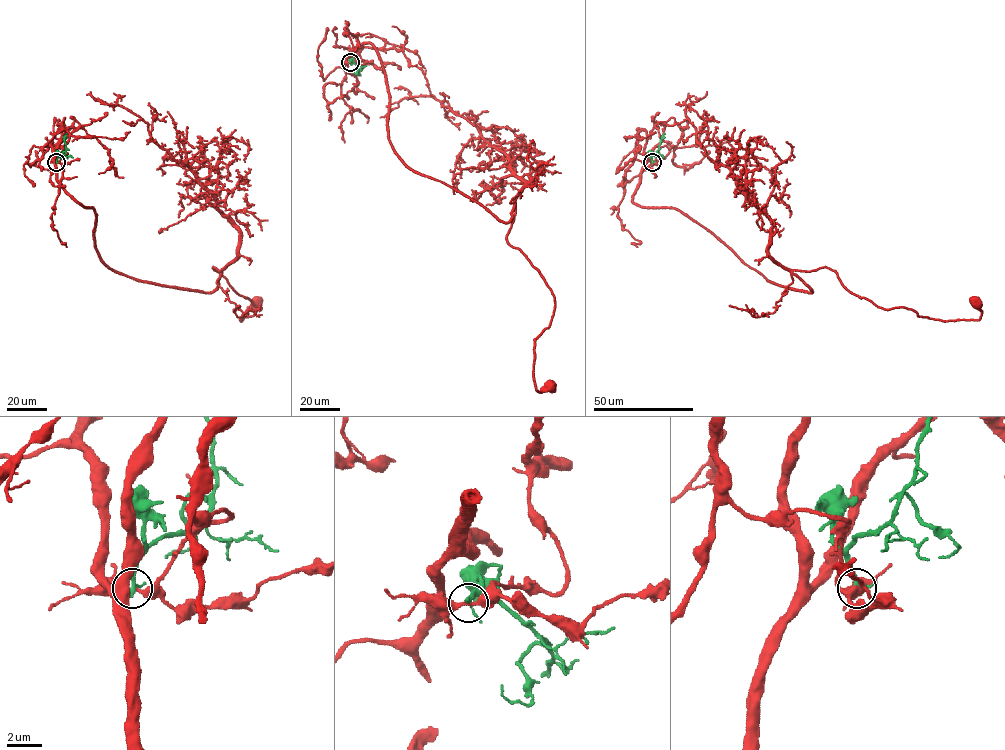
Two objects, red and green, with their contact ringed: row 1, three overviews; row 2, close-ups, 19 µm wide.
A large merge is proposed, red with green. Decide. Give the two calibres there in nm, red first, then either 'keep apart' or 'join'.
calibres 280 and 240 nm; keep apart

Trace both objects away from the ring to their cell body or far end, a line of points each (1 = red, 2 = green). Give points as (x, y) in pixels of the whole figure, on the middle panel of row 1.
1: (350, 63), (373, 45), (408, 167), (499, 221), (515, 202), (507, 241), (554, 297), (533, 380), (553, 387)
2: (350, 63), (358, 67), (359, 75)

